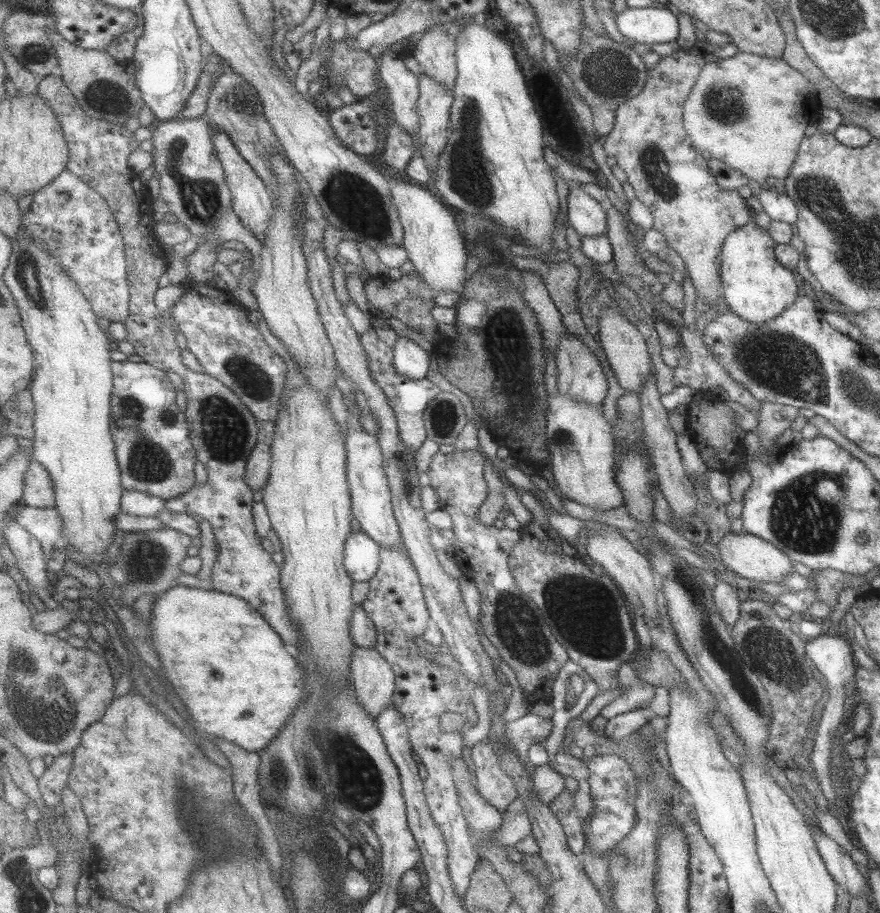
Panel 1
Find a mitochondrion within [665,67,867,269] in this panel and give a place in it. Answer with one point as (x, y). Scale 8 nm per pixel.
(724, 107)

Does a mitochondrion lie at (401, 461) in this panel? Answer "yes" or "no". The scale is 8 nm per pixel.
yes

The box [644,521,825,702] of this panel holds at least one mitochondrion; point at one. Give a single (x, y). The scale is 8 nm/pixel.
(763, 652)

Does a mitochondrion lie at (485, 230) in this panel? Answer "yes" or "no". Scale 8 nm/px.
yes

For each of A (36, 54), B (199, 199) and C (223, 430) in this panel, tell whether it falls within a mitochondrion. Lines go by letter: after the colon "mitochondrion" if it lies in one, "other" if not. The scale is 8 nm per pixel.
A: mitochondrion
B: mitochondrion
C: mitochondrion

